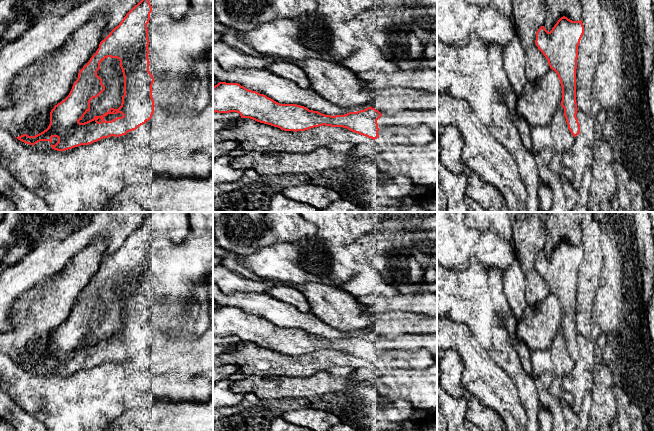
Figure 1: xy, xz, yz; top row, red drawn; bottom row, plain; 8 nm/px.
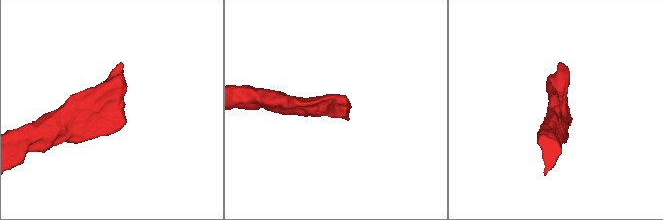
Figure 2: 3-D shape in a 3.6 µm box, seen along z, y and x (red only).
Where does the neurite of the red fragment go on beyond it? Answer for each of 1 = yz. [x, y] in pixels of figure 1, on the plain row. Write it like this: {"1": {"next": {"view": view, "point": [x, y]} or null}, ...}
{"1": {"next": null}}

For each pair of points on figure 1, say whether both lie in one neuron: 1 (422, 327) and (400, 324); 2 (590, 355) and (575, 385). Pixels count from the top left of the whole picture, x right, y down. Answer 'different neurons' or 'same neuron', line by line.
1: same neuron
2: same neuron

